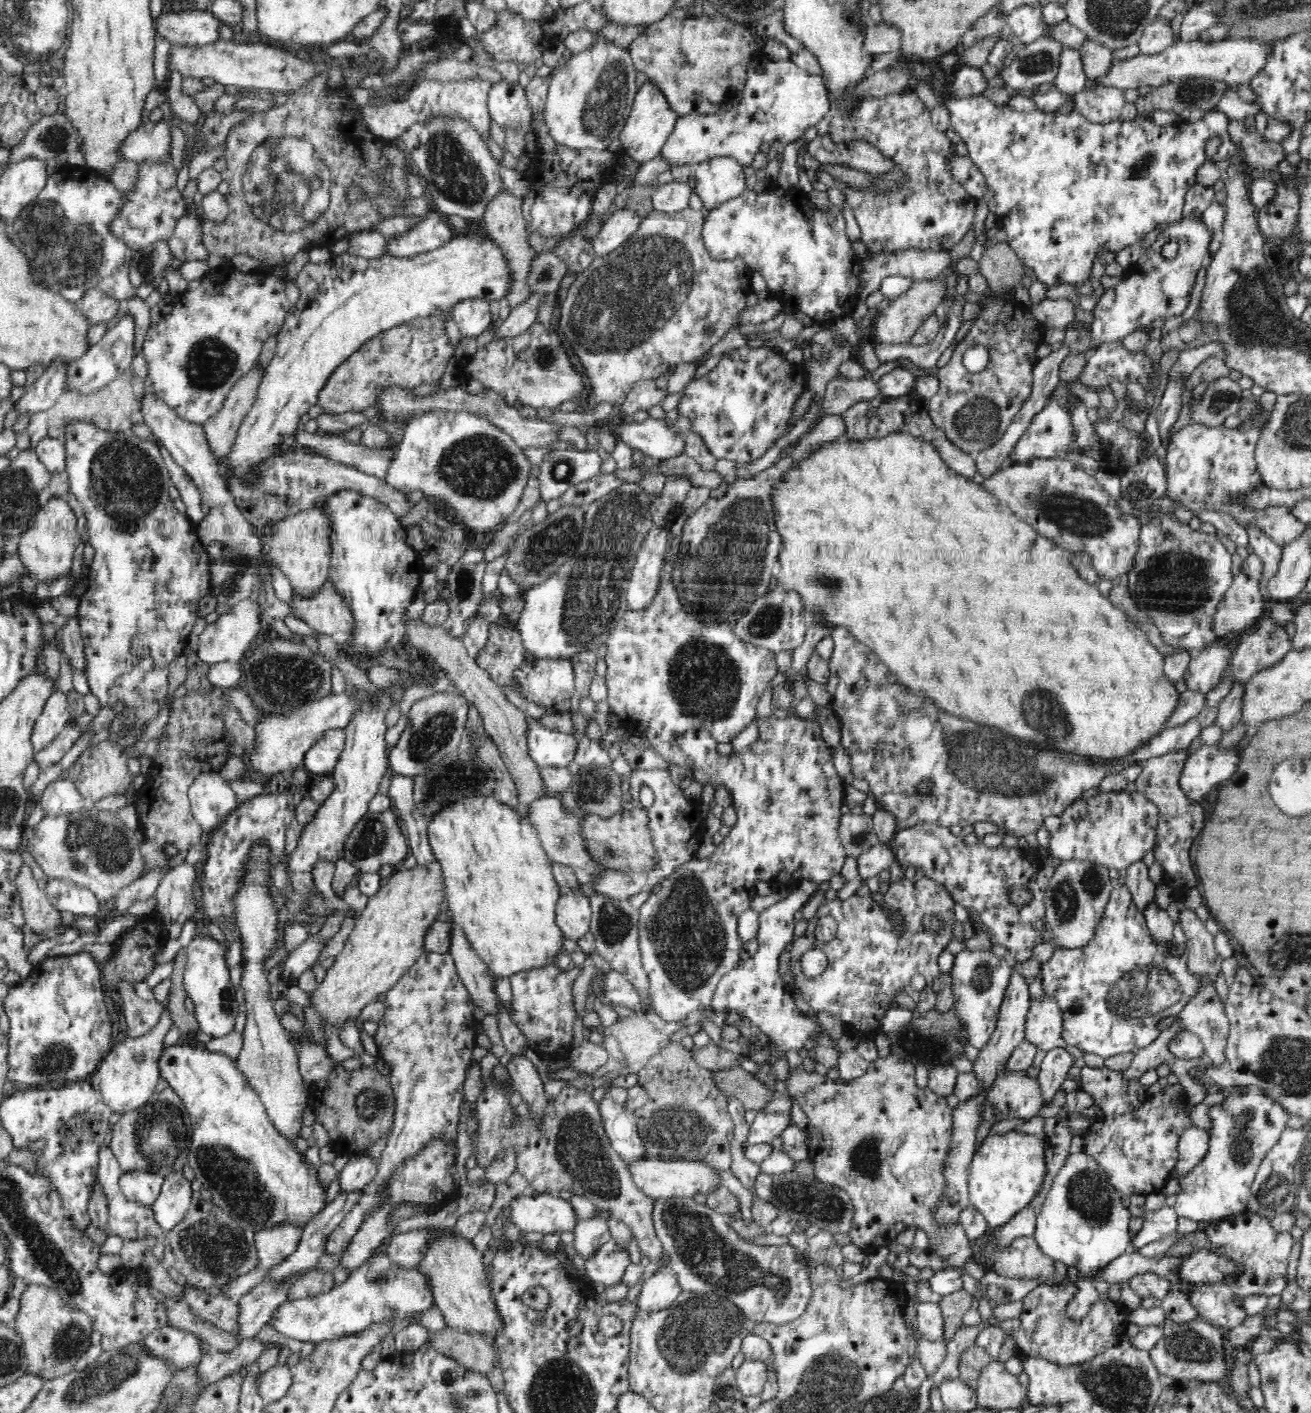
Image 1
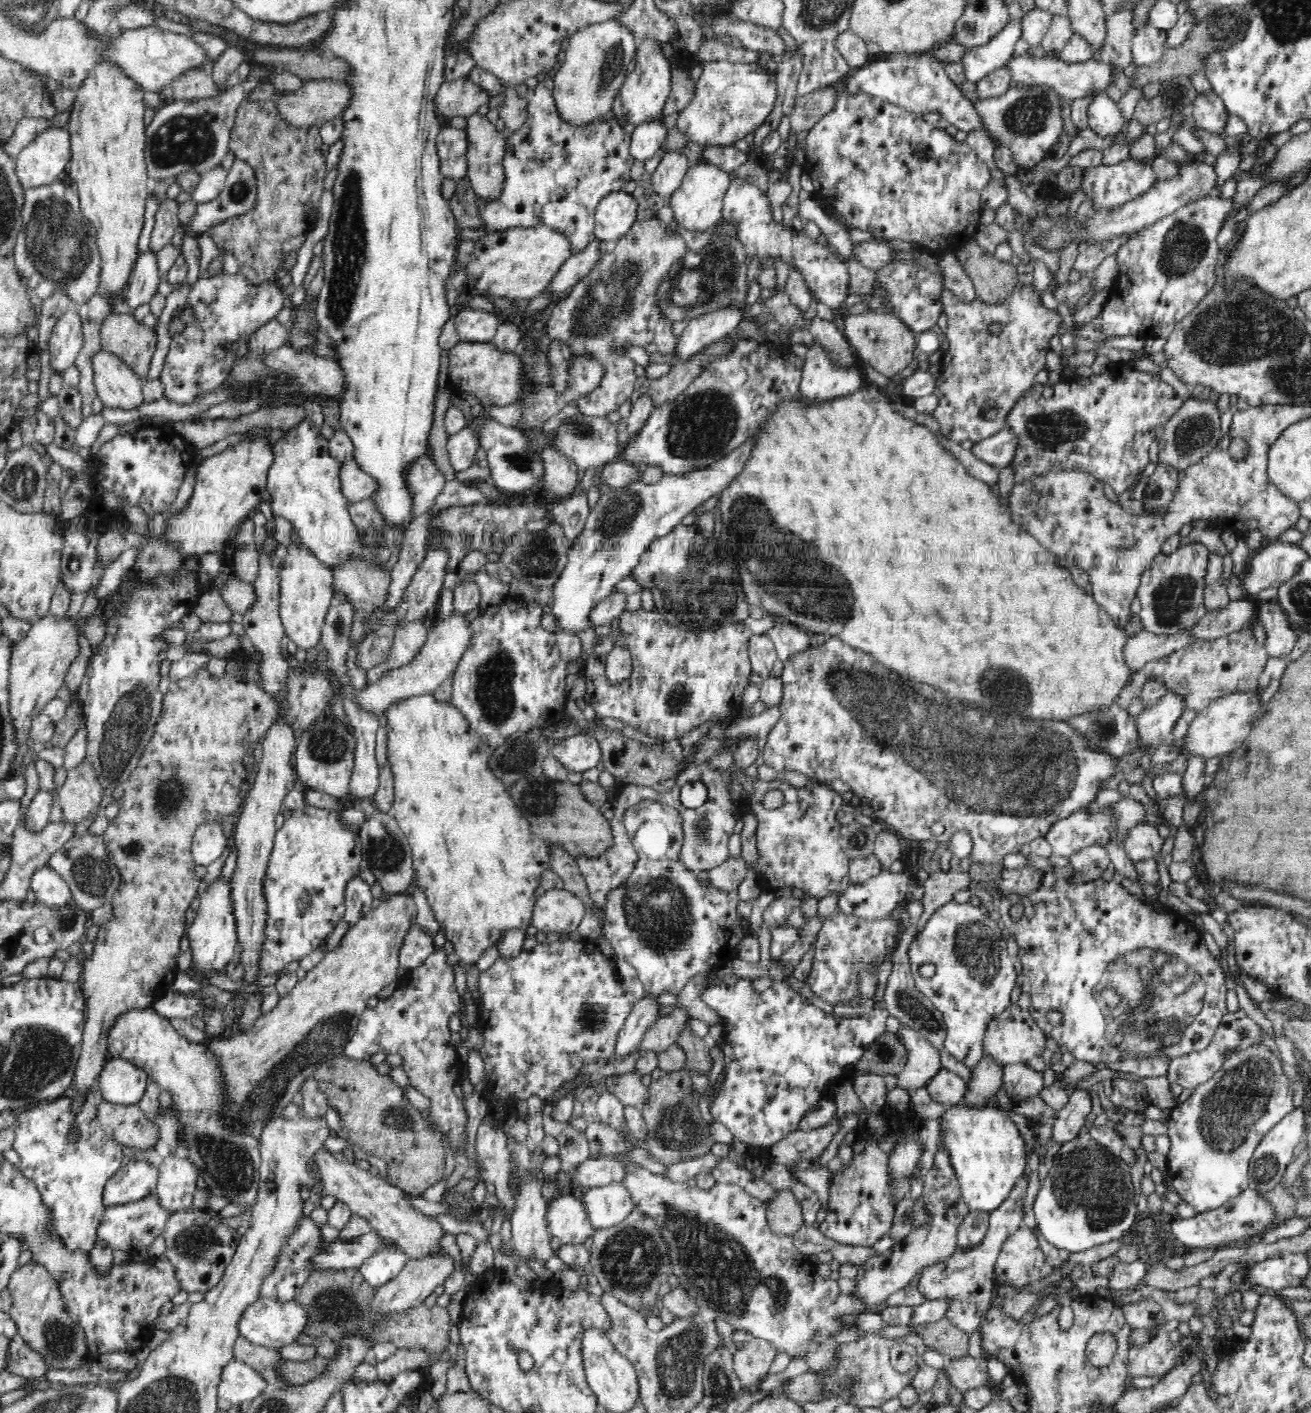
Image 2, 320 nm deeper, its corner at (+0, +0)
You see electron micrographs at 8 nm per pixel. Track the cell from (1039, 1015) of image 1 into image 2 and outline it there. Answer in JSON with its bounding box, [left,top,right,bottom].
[984,1003,1046,1066]

